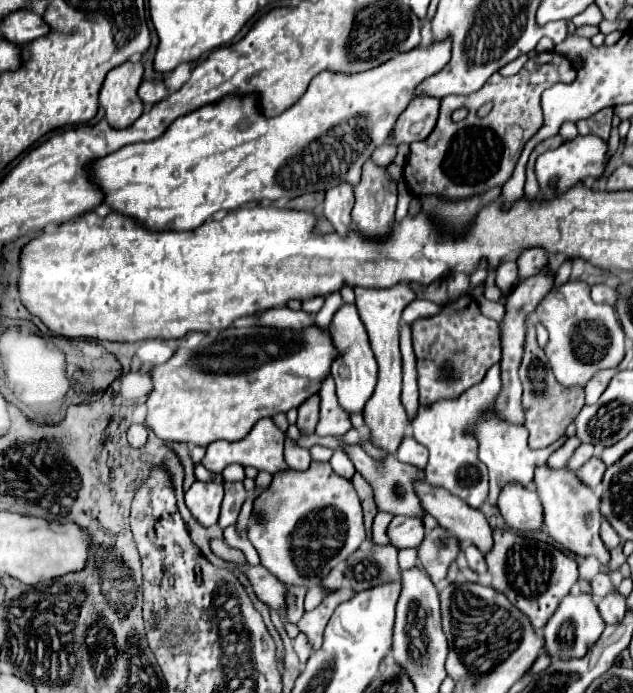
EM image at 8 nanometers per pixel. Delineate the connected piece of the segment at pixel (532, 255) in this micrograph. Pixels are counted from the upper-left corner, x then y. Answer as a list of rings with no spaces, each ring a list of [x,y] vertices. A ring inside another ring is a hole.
[[[528,249],[526,253],[522,253],[518,257],[516,263],[518,263],[518,269],[520,269],[518,281],[524,281],[524,279],[528,279],[532,275],[538,275],[544,269],[552,271],[552,267],[548,267],[548,255],[546,255],[546,251],[540,251],[540,249]]]

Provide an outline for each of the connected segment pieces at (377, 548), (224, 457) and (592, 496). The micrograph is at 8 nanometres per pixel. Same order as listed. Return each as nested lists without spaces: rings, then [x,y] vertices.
[[[366,545],[354,551],[348,561],[344,575],[354,591],[364,591],[392,579],[400,579],[398,569],[398,549],[392,545]]]
[[[260,419],[260,423],[256,423],[256,427],[252,427],[252,431],[240,439],[238,443],[230,443],[230,441],[214,441],[212,445],[206,447],[206,457],[202,459],[202,465],[214,473],[222,473],[222,469],[230,463],[238,463],[242,467],[256,467],[258,471],[268,471],[268,473],[280,473],[284,469],[288,469],[286,461],[284,461],[284,431],[280,431],[272,419]]]
[[[546,463],[534,471],[534,487],[544,507],[544,529],[558,541],[566,551],[576,555],[596,555],[602,565],[608,563],[610,555],[600,539],[600,497],[578,479],[568,467],[550,469]]]

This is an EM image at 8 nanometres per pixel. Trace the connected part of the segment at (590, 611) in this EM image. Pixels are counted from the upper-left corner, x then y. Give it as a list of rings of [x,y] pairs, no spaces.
[[[578,593],[578,595],[566,595],[556,613],[550,617],[550,621],[544,627],[544,639],[546,647],[544,651],[550,653],[554,659],[570,659],[570,657],[584,657],[588,647],[596,643],[596,639],[602,635],[606,623],[598,613],[598,607],[590,593]]]

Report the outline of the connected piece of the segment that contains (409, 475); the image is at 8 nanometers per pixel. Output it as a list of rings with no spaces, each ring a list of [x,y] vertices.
[[[340,445],[340,449],[350,457],[350,461],[356,467],[356,471],[360,475],[364,475],[364,479],[370,481],[370,485],[374,489],[374,495],[376,495],[376,505],[378,505],[380,511],[388,511],[388,513],[394,513],[394,515],[416,515],[416,517],[422,517],[424,509],[420,507],[420,503],[416,499],[416,493],[414,493],[414,487],[412,487],[412,483],[416,479],[420,479],[420,471],[416,467],[408,467],[406,463],[400,463],[392,455],[381,463],[374,463],[359,445]]]

